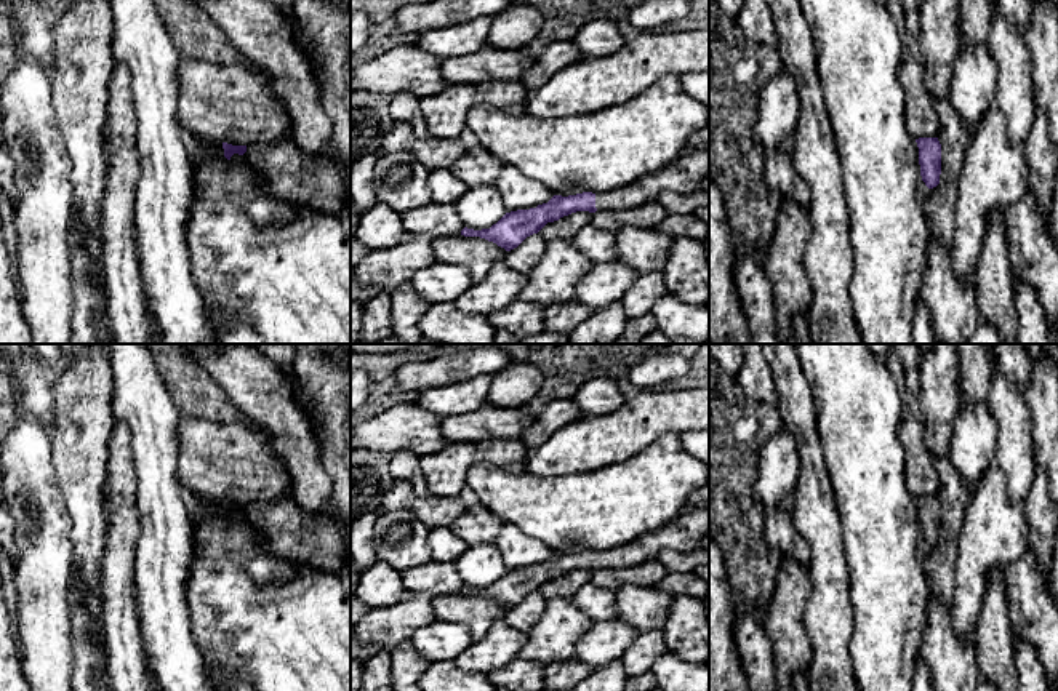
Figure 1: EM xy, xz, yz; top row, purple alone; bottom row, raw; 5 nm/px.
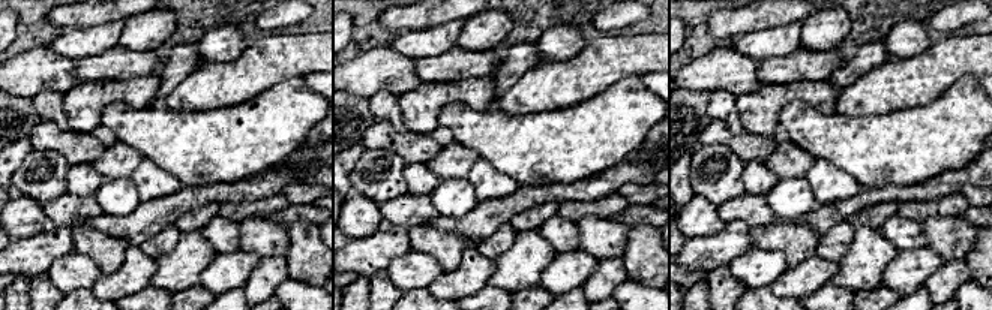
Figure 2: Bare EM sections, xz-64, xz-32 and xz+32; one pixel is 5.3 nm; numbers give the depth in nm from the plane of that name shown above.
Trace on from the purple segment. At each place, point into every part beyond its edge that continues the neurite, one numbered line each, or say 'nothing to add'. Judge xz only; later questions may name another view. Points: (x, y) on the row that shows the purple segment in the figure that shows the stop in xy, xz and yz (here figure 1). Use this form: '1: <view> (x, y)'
1: xz (682, 176)

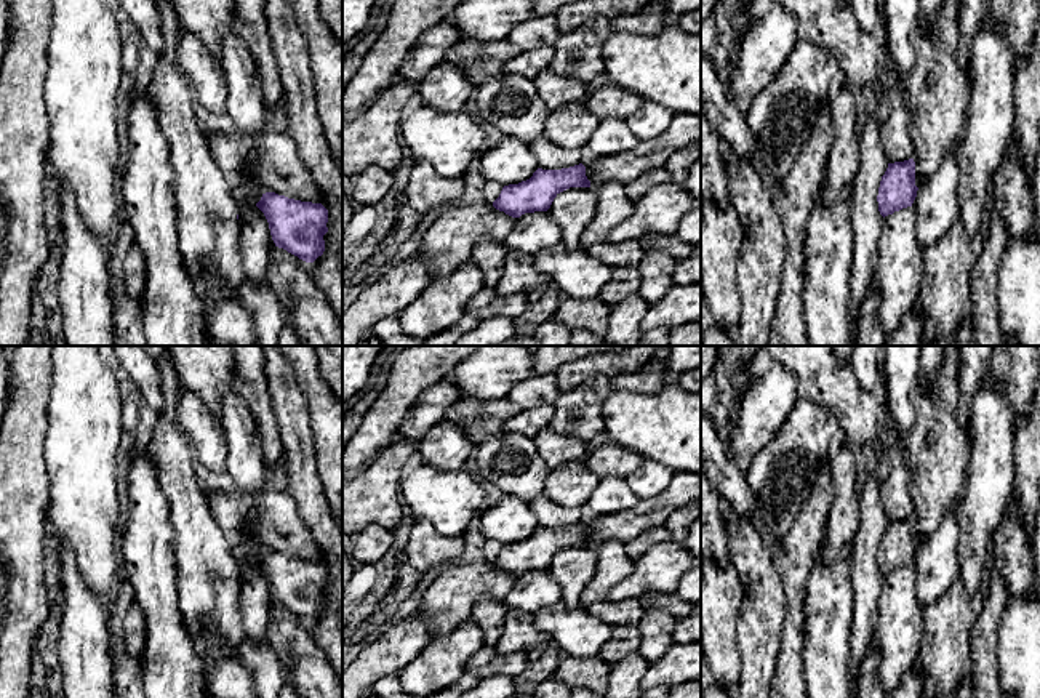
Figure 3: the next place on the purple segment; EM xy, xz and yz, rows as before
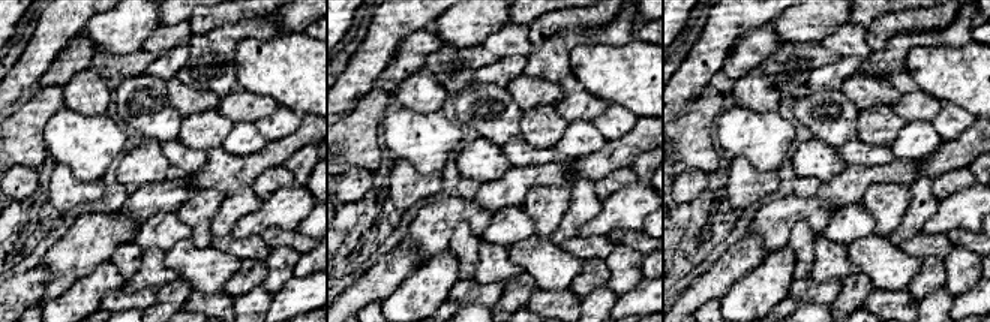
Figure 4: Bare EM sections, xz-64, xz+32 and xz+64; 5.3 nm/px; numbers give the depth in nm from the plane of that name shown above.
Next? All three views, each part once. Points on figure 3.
nothing to add

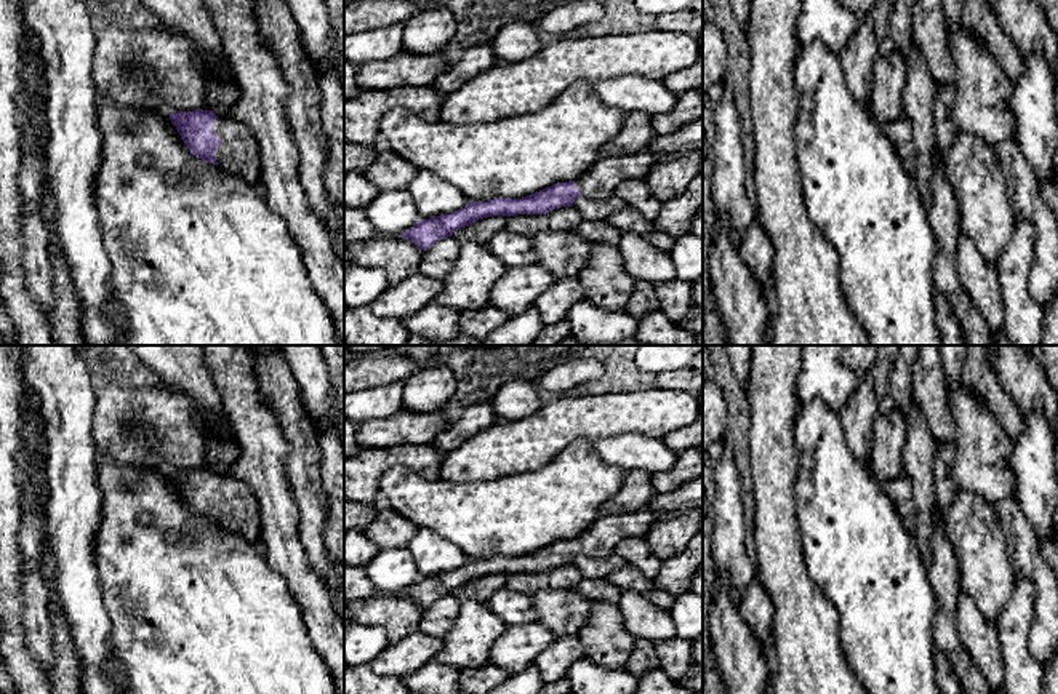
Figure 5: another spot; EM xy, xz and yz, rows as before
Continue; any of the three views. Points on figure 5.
1: xy (239, 152)

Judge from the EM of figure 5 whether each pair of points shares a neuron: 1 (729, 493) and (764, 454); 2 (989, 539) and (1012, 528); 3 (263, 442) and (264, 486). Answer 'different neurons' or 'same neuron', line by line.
1: different neurons
2: different neurons
3: same neuron

